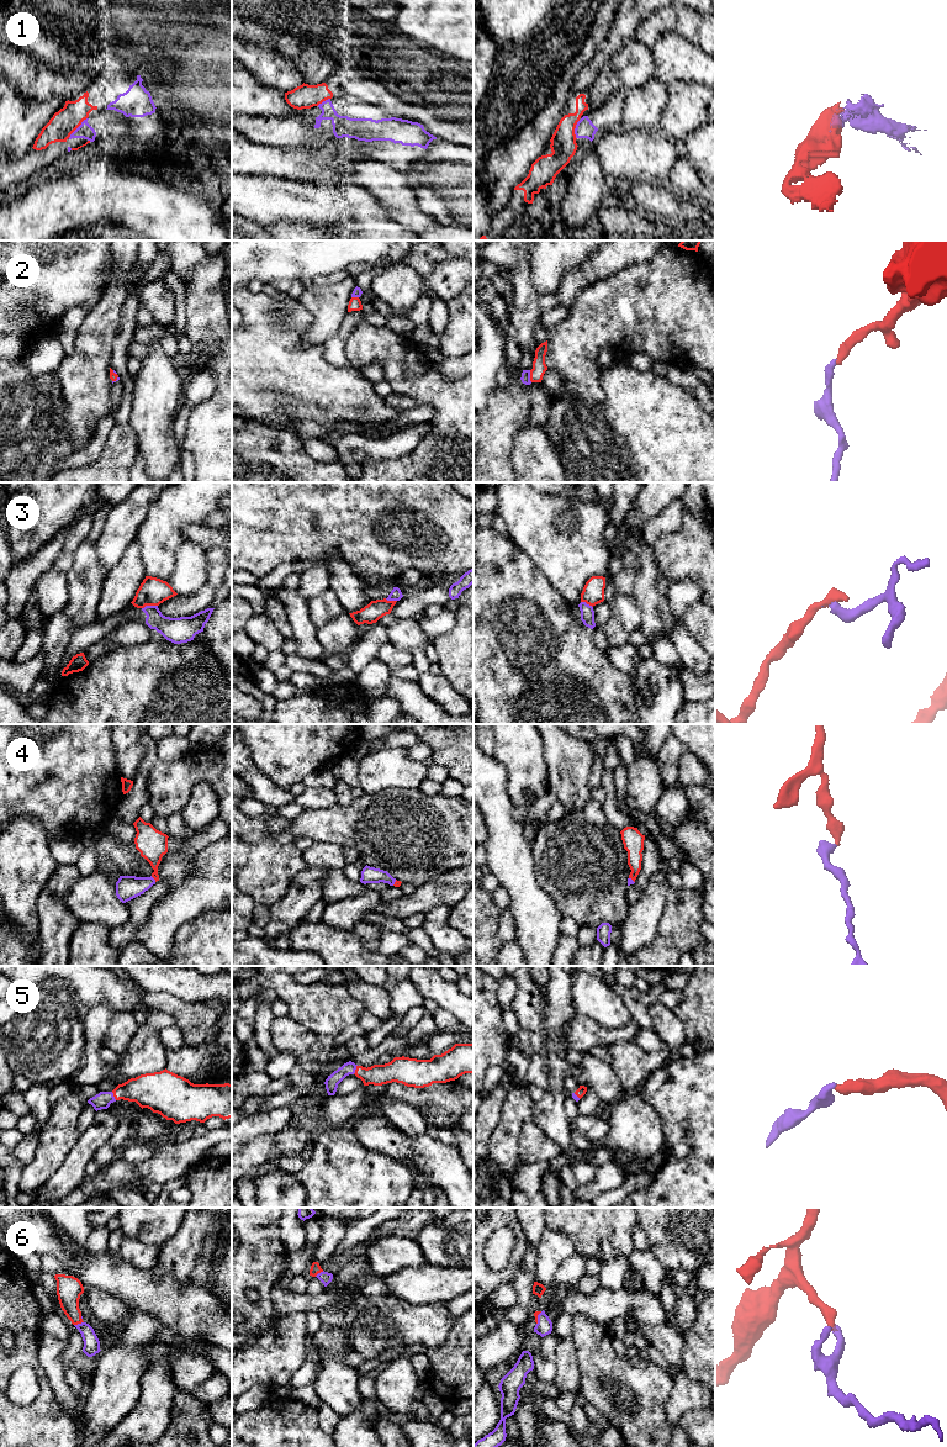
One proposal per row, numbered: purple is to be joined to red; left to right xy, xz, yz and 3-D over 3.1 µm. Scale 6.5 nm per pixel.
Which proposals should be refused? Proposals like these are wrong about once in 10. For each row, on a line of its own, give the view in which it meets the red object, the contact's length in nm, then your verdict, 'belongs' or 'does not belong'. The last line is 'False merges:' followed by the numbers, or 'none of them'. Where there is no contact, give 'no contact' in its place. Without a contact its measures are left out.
1: xy | 180 nm | belongs
2: yz | 80 nm | belongs
3: xy | 110 nm | does not belong
4: xy | 50 nm | belongs
5: xz | 70 nm | belongs
6: xy | 70 nm | belongs
False merges: 3

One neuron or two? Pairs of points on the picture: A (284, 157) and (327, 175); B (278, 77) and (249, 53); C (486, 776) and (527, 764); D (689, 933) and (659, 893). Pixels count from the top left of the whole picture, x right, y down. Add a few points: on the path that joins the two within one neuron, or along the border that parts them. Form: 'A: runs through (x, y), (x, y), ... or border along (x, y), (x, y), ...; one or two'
A: runs through (295, 163), (316, 167); one
B: runs through (270, 69), (257, 59); one
C: border along (492, 756), (506, 770), (507, 793), (511, 798); two
D: border along (671, 888), (666, 896), (666, 906), (656, 929); two

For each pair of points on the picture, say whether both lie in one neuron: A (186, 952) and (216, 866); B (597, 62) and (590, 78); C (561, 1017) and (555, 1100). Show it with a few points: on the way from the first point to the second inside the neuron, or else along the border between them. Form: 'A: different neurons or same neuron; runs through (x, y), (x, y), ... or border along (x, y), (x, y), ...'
A: different neurons; border along (218, 909), (205, 911), (186, 920), (178, 933)
B: same neuron; runs through (594, 65), (590, 74)
C: same neuron; runs through (555, 1038), (555, 1080)

